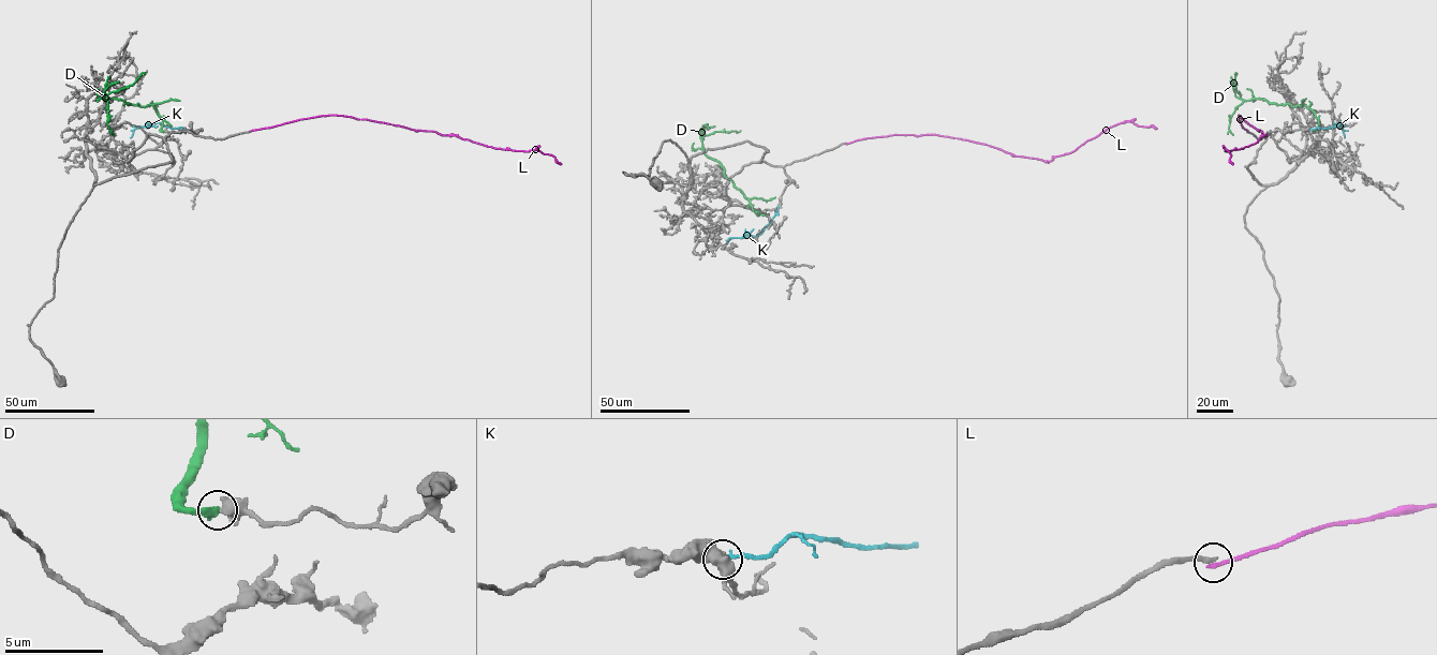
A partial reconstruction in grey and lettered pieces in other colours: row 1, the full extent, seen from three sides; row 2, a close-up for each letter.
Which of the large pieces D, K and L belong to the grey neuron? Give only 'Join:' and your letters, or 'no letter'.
Join: no letter

